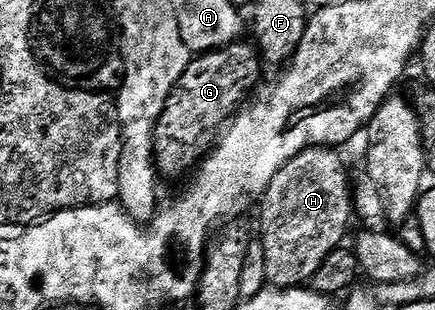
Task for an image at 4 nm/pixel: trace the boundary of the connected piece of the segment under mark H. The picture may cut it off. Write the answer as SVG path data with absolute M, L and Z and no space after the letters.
M310 146L288 160L288 163L279 170L270 180L268 191L264 194L260 210L259 241L265 250L265 276L267 285L272 288L287 288L290 286L303 287L311 283L315 274L316 262L325 261L330 252L341 249L344 233L348 230L348 221L354 213L354 182L348 179L348 170L340 159L341 151L330 146Z

